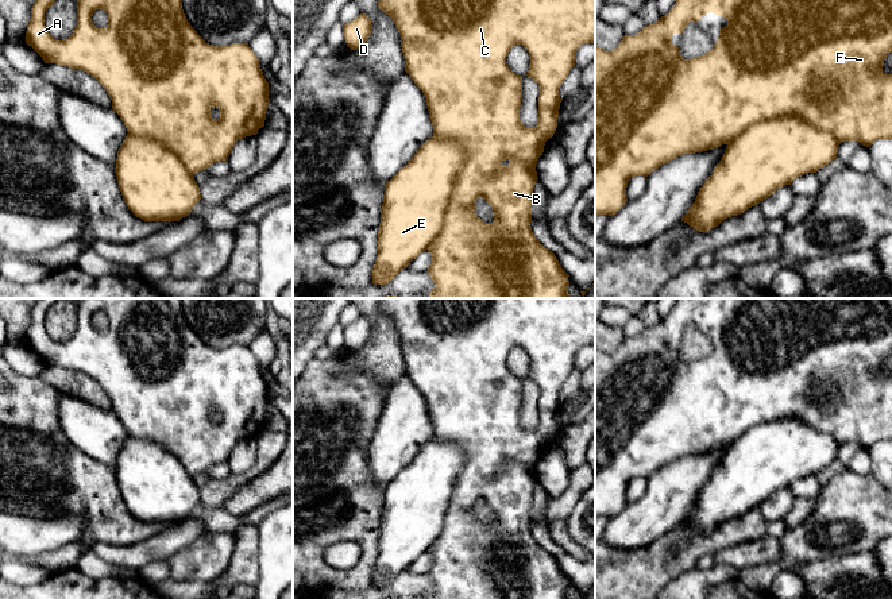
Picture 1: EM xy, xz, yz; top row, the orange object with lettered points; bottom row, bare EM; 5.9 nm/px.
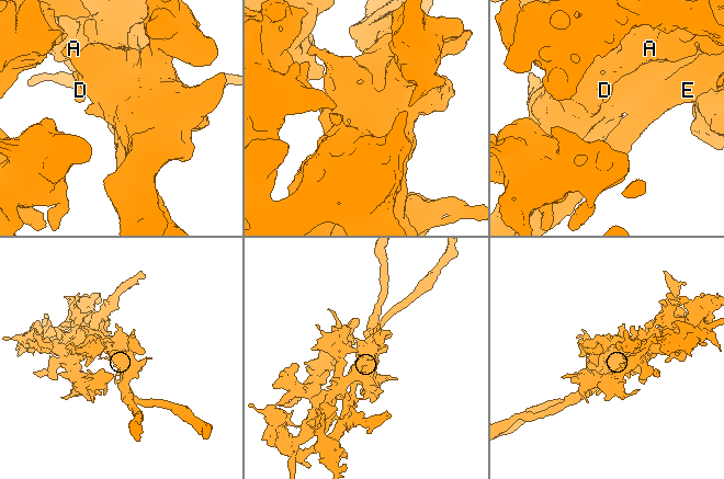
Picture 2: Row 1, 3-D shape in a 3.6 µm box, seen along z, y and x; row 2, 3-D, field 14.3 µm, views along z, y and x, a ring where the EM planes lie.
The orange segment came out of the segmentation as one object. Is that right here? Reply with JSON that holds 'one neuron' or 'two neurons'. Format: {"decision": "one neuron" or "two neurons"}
{"decision": "two neurons"}

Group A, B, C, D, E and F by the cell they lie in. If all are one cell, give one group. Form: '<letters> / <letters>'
A B C D F / E

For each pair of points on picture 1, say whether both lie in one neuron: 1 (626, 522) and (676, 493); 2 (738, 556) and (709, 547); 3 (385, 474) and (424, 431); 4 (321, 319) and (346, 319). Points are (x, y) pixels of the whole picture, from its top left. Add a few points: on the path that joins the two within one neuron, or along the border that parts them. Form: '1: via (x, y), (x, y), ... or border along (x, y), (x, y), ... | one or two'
1: via (638, 522), (655, 514), (664, 505) | one
2: border along (749, 541), (719, 548), (713, 555) | two
3: via (390, 463), (413, 440) | one
4: border along (342, 312), (338, 321) | two

